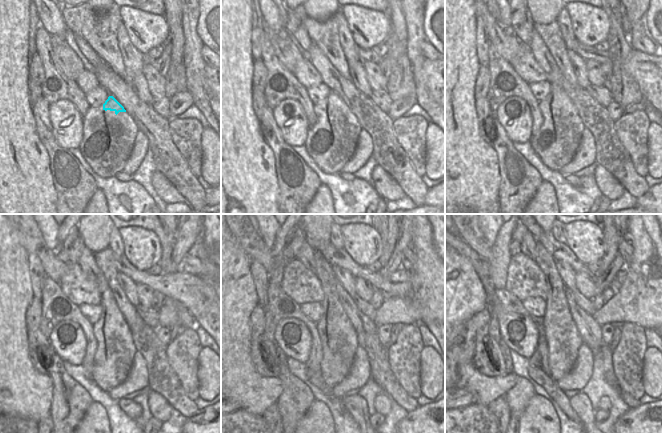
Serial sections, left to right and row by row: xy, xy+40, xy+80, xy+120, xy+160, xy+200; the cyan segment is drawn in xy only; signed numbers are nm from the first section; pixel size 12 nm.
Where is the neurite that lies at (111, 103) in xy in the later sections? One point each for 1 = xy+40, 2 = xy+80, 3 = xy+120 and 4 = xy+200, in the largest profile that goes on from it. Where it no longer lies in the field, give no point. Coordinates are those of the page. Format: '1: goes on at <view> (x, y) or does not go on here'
1: goes on at xy+40 (334, 102)
2: goes on at xy+80 (560, 101)
3: goes on at xy+120 (115, 325)
4: goes on at xy+200 (557, 308)

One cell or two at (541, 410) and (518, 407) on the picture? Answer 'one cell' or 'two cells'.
two cells

